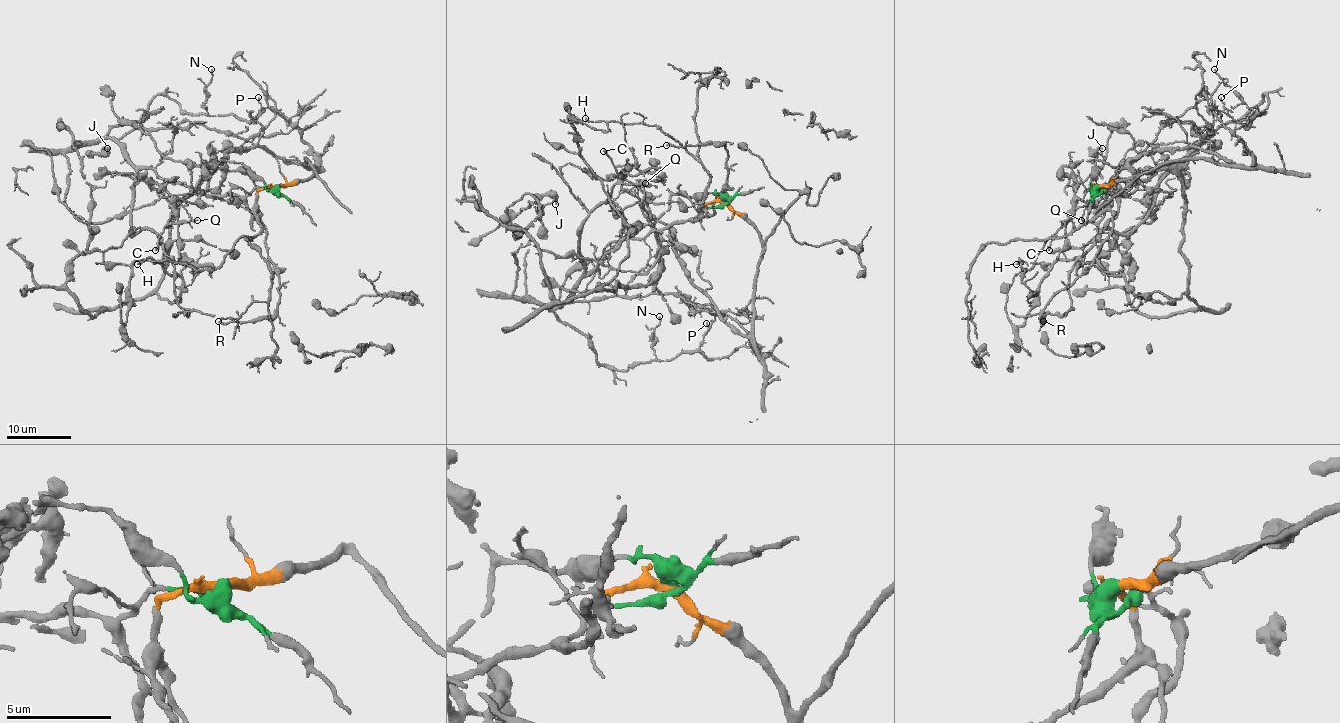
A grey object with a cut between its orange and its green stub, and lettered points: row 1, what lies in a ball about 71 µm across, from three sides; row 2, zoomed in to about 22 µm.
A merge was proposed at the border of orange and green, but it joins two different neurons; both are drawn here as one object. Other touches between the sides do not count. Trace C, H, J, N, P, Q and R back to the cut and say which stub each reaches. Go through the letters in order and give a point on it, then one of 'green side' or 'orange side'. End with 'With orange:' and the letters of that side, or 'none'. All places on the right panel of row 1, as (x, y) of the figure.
C: at (1049, 250); orange side
H: at (1016, 264); orange side
J: at (1102, 148); green side
N: at (1214, 69); green side
P: at (1221, 97); green side
Q: at (1081, 220); orange side
R: at (1043, 321); orange side
With orange: C, H, Q, R

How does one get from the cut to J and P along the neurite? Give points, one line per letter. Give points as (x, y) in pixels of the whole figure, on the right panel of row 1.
J: (1099, 186), (1178, 178), (1196, 309), (1130, 303), (1131, 261), (1100, 232), (1102, 147)
P: (1099, 186), (1130, 194), (1264, 95), (1267, 107), (1238, 121), (1220, 97)

